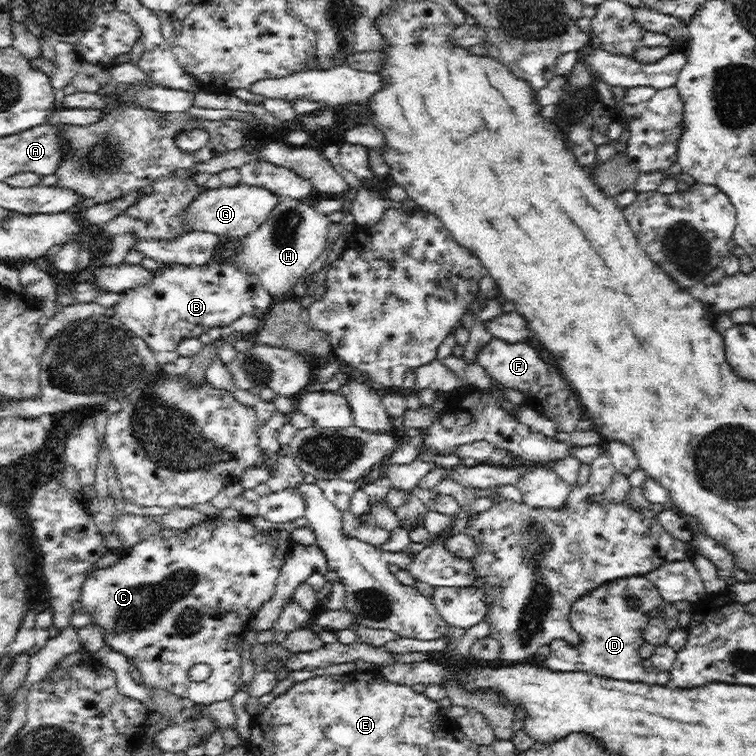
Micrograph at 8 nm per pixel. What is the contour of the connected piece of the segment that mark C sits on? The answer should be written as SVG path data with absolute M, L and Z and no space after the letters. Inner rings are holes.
M243 515L234 518L206 519L187 529L162 529L144 535L141 542L126 550L116 562L106 568L90 572L81 586L78 598L79 610L92 616L92 620L104 631L107 646L124 653L132 660L142 674L146 686L171 688L184 700L192 699L204 705L230 700L240 692L246 692L249 686L242 680L239 652L212 652L214 644L224 640L218 636L212 638L210 628L200 626L200 616L214 616L214 610L232 610L240 608L244 614L256 612L272 601L276 596L284 562L296 544L316 544L316 532L310 526L298 528L293 521L272 522L258 515L246 518ZM196 664L208 664L211 674L202 682L195 682L190 677L190 668Z

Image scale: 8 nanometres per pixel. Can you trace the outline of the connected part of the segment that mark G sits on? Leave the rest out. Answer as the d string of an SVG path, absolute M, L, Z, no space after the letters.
M236 184L219 188L205 188L192 199L186 210L178 215L177 226L183 233L206 233L240 241L250 238L266 222L270 212L278 205L279 197L271 190L258 186Z

